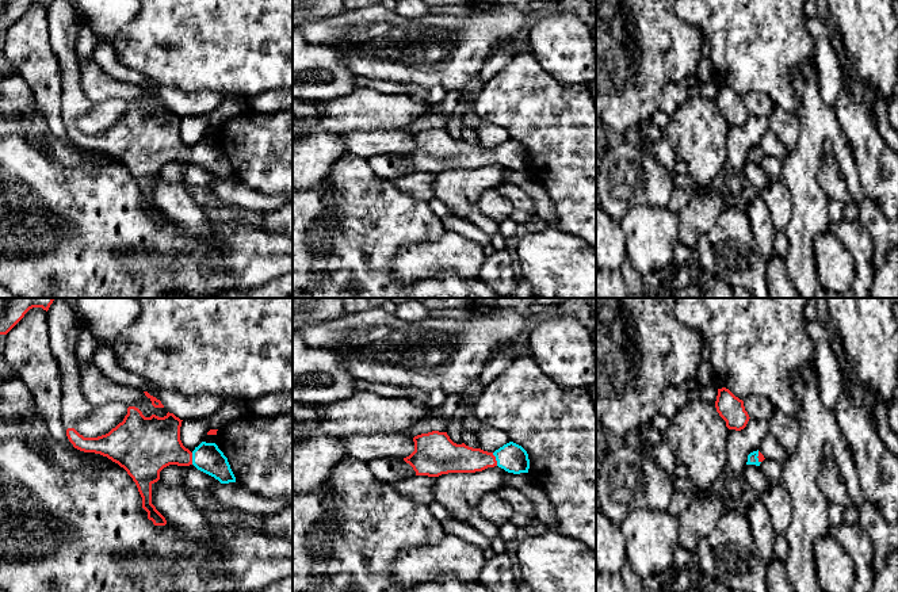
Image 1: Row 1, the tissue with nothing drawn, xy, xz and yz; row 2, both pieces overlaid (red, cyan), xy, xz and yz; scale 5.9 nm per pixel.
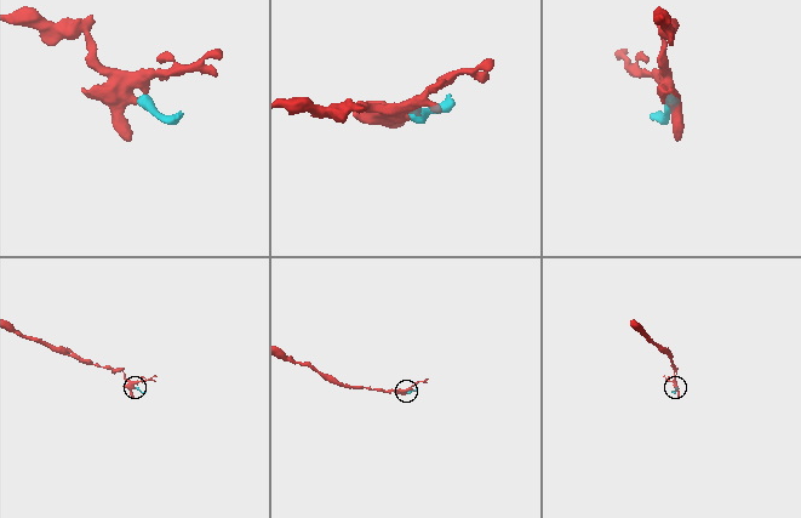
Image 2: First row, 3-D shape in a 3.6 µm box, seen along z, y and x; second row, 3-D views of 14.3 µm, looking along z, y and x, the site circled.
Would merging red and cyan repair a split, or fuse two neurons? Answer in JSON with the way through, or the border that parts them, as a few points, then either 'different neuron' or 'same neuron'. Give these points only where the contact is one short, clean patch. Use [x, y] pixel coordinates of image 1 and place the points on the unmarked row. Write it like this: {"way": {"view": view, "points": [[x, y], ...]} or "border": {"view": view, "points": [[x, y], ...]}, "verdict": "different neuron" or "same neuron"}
{"way": {"view": "xz", "points": [[453, 155], [495, 156], [511, 153]]}, "verdict": "same neuron"}

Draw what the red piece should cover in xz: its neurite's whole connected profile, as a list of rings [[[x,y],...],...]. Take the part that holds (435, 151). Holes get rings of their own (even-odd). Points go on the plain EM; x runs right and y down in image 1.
[[[432,127],[413,134],[414,148],[404,154],[416,172],[439,173],[448,169],[475,169],[498,163],[508,169],[528,169],[530,156],[527,148],[509,138],[488,149],[473,145],[465,140],[454,140],[447,129]]]

